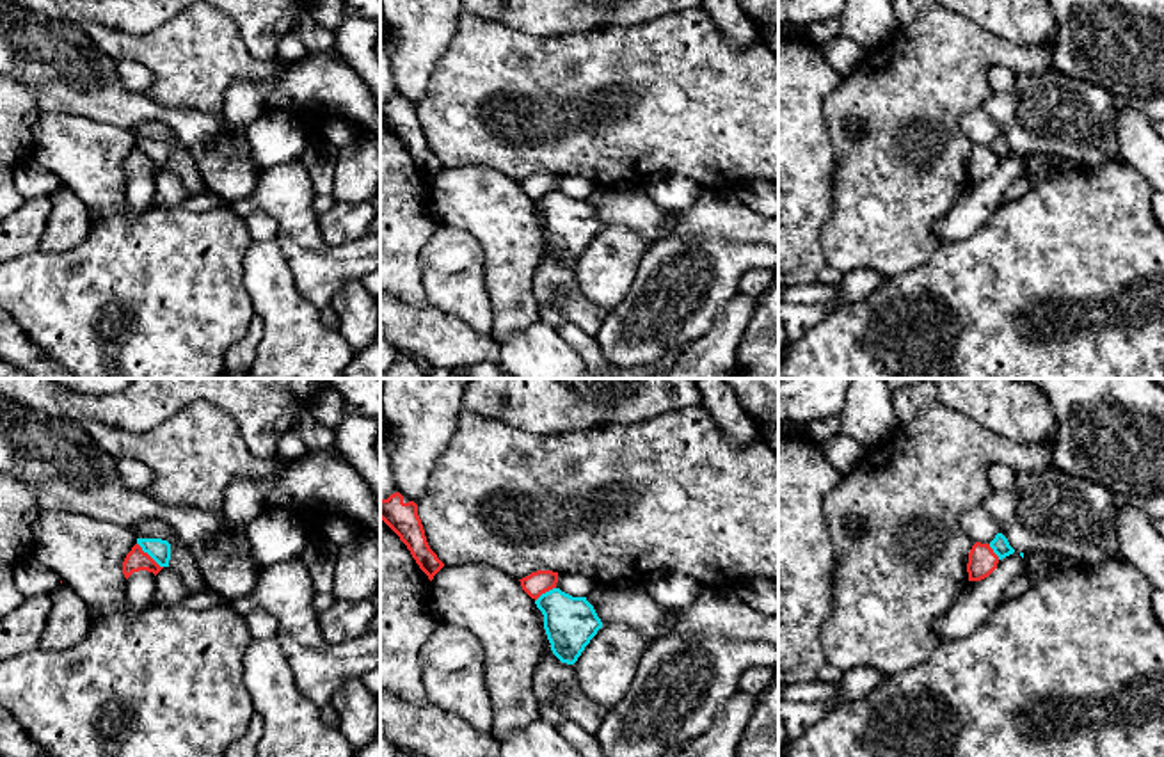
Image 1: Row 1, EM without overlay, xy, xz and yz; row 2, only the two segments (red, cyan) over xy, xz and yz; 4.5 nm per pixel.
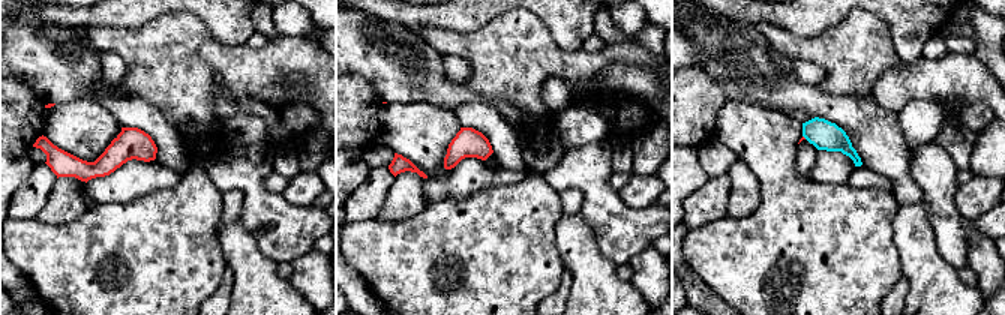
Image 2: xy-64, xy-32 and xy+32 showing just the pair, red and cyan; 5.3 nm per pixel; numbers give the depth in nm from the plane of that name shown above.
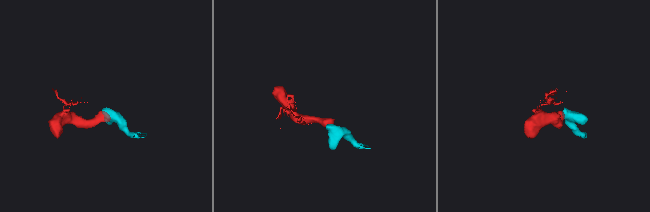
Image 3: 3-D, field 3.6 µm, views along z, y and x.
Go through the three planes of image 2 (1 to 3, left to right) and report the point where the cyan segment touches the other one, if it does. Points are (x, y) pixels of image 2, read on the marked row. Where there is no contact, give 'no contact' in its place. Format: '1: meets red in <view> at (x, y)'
1: no contact
2: no contact
3: no contact

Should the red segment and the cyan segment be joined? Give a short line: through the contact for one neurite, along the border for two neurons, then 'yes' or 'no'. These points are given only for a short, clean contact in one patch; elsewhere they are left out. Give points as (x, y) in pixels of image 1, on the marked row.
xy (137, 542), (162, 567) | no

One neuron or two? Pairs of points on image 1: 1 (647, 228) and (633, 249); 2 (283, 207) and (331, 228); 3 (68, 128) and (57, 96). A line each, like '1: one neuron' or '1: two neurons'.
1: two neurons
2: two neurons
3: two neurons

